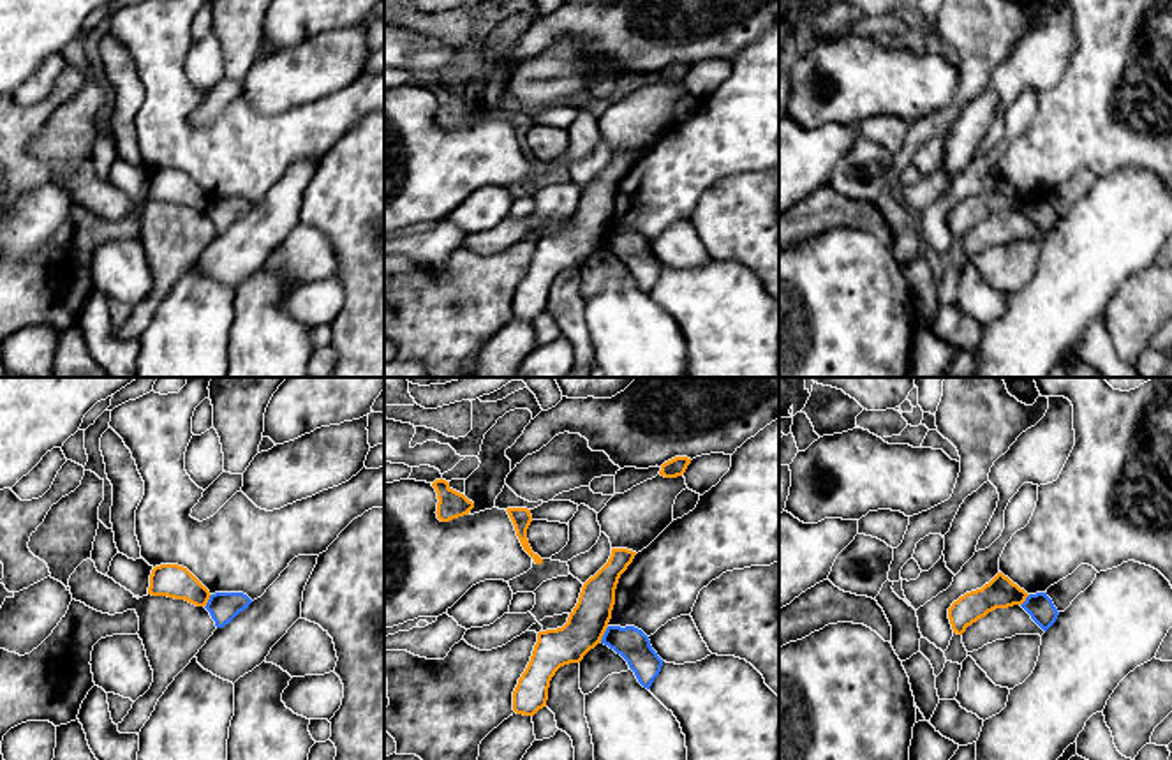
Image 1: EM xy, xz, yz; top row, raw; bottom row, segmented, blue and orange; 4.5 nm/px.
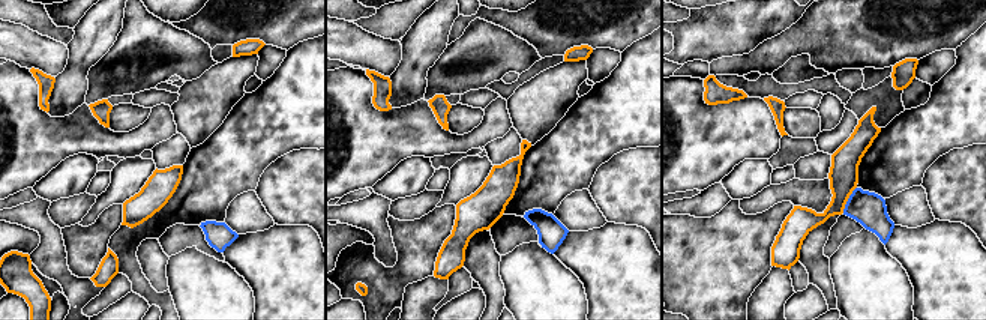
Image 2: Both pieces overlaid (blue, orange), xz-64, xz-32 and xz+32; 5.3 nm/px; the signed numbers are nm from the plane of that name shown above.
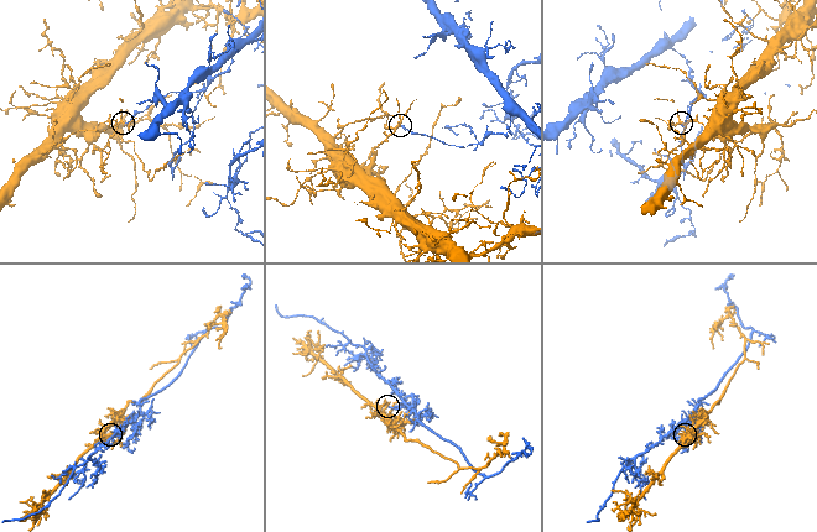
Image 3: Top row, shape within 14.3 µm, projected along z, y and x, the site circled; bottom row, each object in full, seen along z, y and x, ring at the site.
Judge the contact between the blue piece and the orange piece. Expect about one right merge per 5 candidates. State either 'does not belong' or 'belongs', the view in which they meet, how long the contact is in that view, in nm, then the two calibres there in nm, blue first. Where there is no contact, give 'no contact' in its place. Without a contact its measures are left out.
does not belong | xz | 90 nm | 150/180 nm

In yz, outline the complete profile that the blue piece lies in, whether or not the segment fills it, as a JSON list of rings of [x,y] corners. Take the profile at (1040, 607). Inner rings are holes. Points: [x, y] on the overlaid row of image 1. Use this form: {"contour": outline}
{"contour": [[[1047,592],[1029,594],[1026,601],[1020,605],[1031,619],[1047,631],[1057,619],[1059,612],[1054,607],[1052,600]]]}

